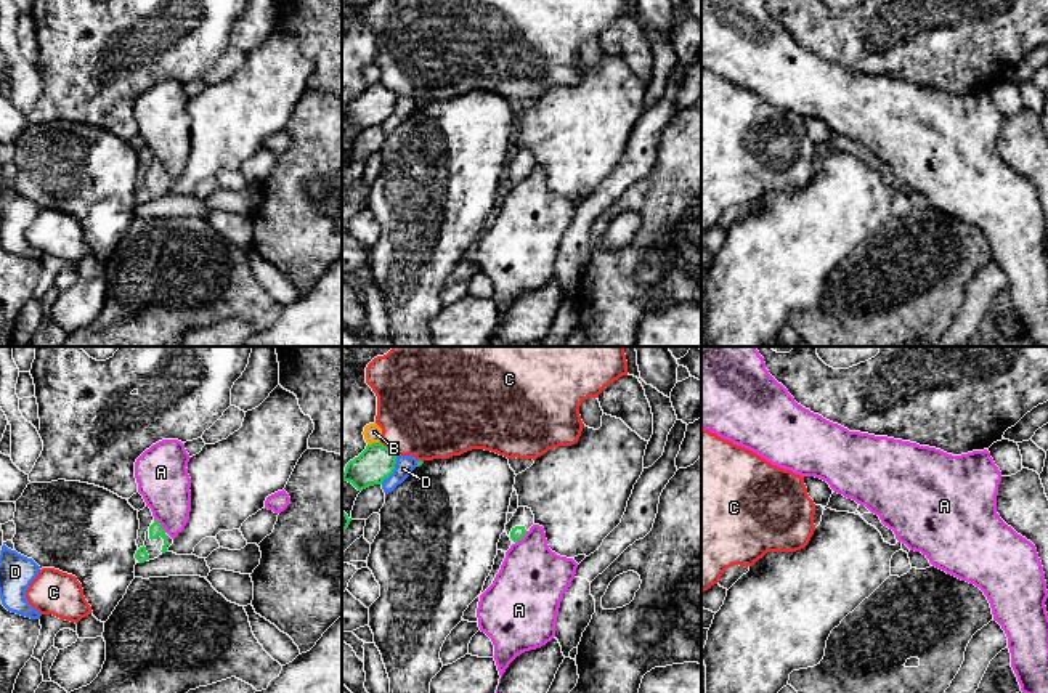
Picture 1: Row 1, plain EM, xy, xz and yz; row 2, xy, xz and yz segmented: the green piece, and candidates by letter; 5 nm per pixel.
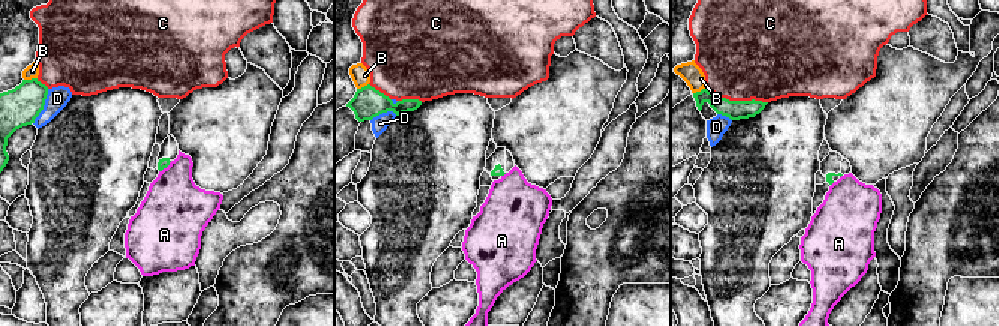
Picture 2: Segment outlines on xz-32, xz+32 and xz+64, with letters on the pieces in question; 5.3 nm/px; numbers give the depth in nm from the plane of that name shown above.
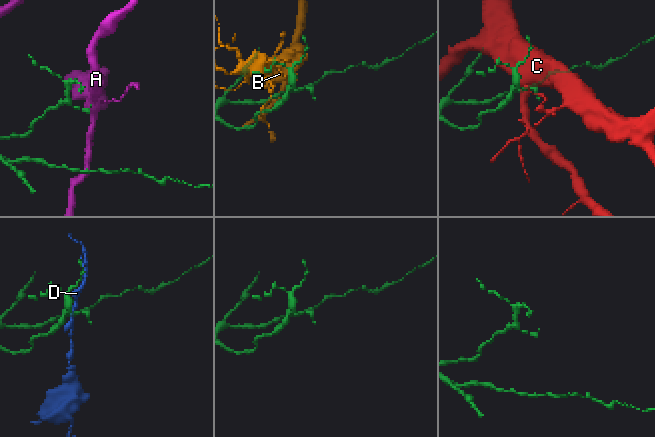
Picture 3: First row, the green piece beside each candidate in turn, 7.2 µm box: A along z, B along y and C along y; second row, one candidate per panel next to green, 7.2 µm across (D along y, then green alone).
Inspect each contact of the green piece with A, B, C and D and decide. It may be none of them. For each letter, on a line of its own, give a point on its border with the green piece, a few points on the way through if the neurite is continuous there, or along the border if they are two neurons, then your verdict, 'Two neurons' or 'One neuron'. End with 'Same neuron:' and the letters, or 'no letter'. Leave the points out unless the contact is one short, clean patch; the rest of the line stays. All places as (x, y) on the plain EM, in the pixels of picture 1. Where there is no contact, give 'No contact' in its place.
A: Touches green at xy (161, 166). Boundary: xy (154, 159), (166, 172). Two neurons
B: Touches green at xz (373, 84). Two neurons
C: Touches green at xz (387, 89). Two neurons
D: Touches green at xz (394, 109). Boundary: xz (397, 97), (394, 111), (381, 124). Two neurons
Same neuron: no letter

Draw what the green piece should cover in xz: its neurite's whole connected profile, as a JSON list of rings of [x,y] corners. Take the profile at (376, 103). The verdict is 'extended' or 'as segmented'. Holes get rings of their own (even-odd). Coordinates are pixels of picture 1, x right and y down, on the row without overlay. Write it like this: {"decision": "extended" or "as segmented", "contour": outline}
{"decision": "as segmented", "contour": [[[380,82],[368,85],[366,90],[350,101],[342,114],[342,122],[351,124],[358,132],[382,125],[396,104],[396,95]]]}

